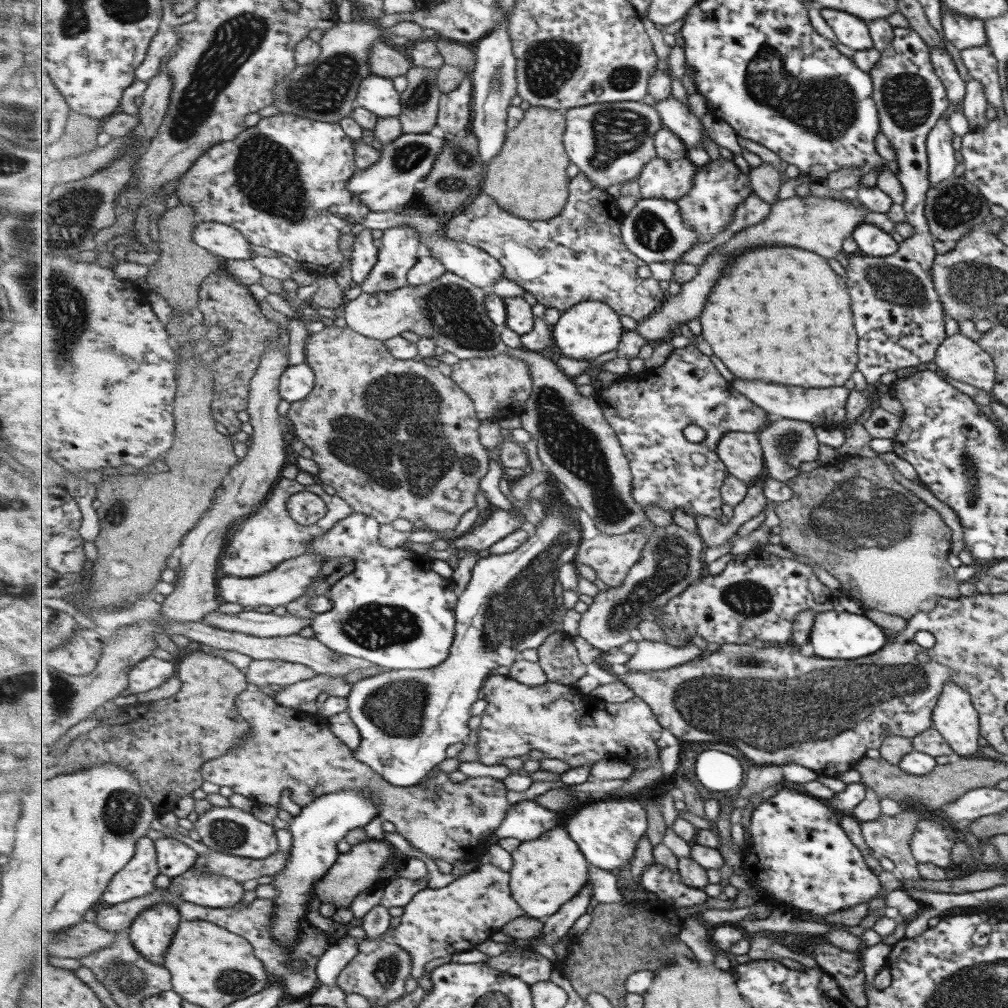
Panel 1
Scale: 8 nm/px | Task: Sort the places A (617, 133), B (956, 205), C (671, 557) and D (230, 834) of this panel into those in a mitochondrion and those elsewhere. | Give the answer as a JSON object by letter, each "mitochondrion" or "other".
{"A":"mitochondrion","B":"mitochondrion","C":"mitochondrion","D":"mitochondrion"}

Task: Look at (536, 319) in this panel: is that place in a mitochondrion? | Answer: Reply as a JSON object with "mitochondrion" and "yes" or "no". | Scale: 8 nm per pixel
{"mitochondrion":"no"}

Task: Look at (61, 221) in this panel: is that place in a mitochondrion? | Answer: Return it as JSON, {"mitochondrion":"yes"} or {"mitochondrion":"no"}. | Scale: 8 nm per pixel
{"mitochondrion":"yes"}

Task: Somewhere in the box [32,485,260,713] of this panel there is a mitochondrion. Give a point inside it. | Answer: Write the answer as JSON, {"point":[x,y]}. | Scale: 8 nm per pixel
{"point":[116,511]}

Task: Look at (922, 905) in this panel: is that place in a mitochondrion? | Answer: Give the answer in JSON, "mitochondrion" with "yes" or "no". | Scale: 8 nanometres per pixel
{"mitochondrion":"no"}

